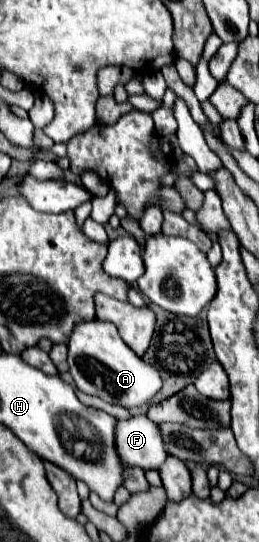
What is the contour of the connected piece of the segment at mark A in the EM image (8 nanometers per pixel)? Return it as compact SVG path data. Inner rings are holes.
M89 321L75 327L69 341L69 373L73 375L75 385L87 395L95 395L107 403L121 405L125 409L141 407L151 403L155 393L161 389L159 371L137 357L119 337L117 327L109 321ZM101 375L101 385L97 377Z

